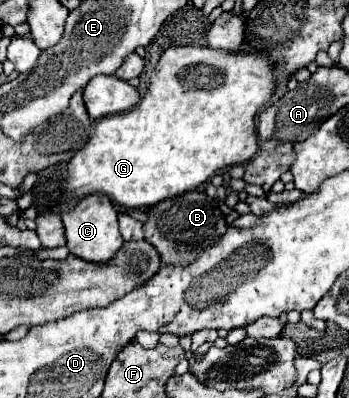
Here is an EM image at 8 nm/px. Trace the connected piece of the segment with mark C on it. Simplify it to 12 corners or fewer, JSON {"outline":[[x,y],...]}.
{"outline":[[86,196],[62,216],[66,248],[106,264],[124,244],[106,196]]}

